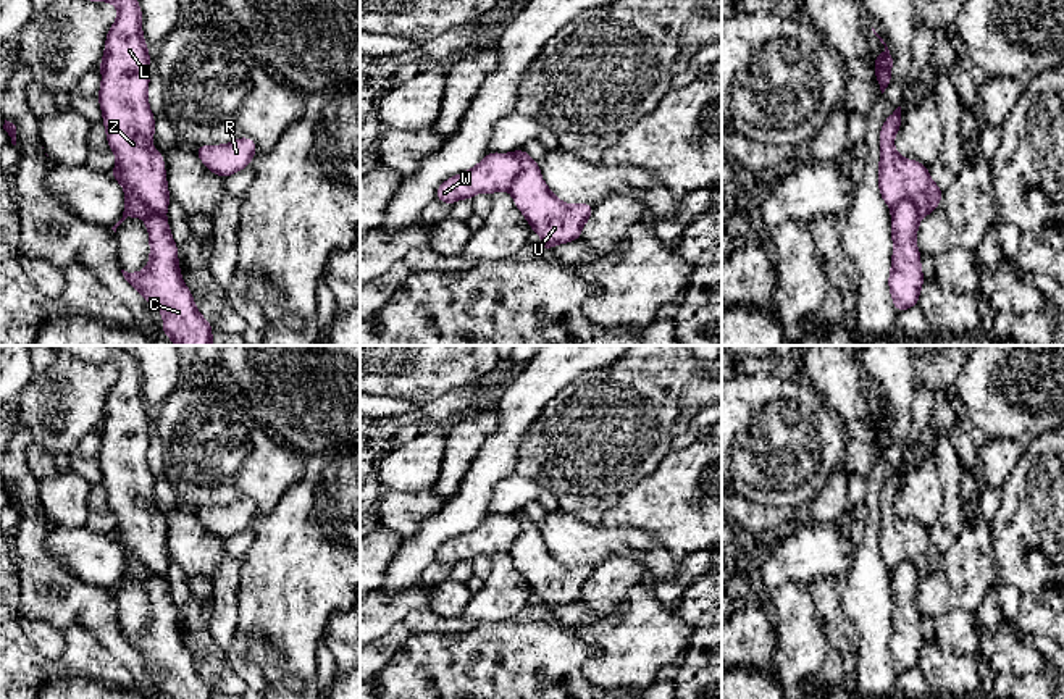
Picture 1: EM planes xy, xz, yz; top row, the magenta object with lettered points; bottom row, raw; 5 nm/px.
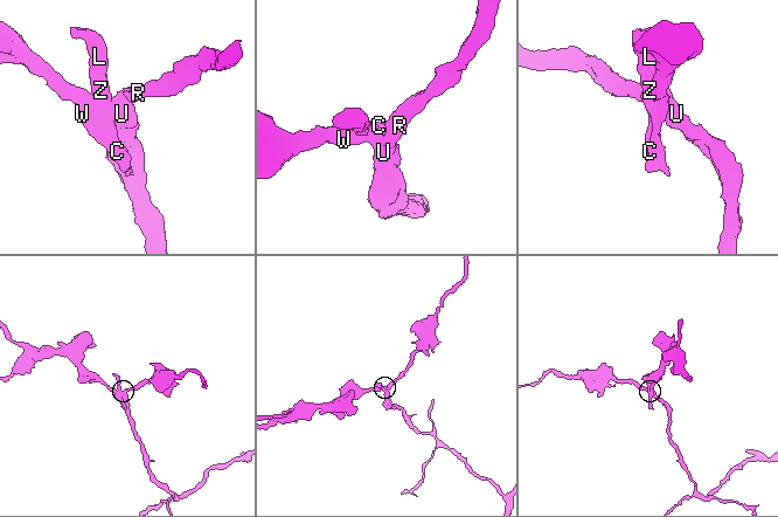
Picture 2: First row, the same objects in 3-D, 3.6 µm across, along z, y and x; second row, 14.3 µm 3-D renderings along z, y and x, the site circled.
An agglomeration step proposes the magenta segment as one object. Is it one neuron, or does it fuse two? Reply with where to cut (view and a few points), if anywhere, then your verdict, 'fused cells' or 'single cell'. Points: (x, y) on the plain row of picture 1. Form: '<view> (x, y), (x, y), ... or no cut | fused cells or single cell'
xy (115, 530), (131, 552), (163, 577) | fused cells

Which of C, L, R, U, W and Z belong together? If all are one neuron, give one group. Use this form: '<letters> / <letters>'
C W / L R U Z

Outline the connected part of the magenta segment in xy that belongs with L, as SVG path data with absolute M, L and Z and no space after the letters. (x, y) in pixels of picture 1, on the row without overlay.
M50 345L89 363L111 363L118 379L105 402L100 423L98 465L107 502L124 546L153 573L165 576L170 565L165 523L149 502L155 479L147 462L150 415L142 397L142 375L132 350L123 345Z

